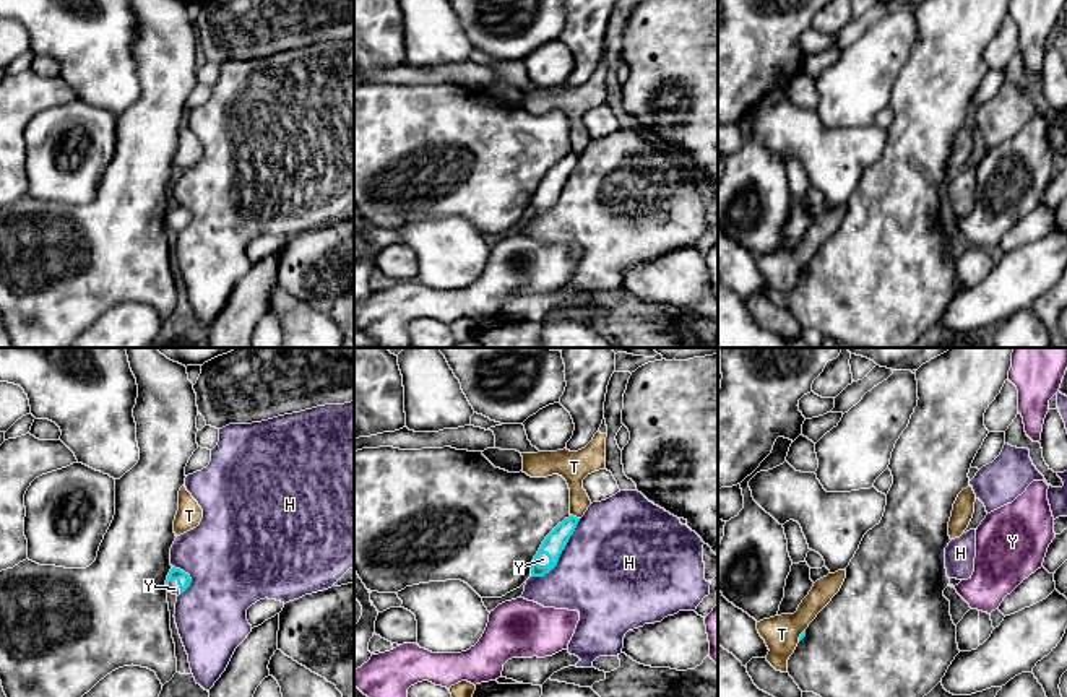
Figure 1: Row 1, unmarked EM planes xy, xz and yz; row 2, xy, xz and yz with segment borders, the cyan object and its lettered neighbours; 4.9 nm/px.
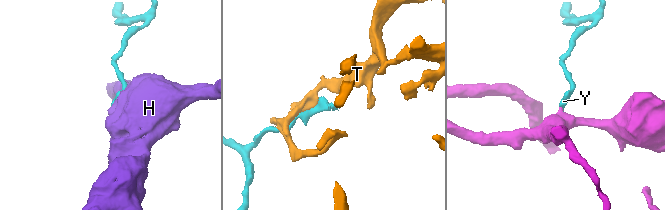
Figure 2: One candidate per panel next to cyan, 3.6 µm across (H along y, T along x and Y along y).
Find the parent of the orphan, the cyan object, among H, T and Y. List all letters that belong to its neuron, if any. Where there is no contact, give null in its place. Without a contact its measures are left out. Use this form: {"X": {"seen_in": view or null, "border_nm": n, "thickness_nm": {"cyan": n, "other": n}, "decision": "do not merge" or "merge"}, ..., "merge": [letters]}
{"H": {"seen_in": "xz", "border_nm": 380, "thickness_nm": {"cyan": 110, "other": 480}, "decision": "do not merge"}, "T": {"seen_in": "xz", "border_nm": 50, "thickness_nm": {"cyan": 110, "other": 160}, "decision": "do not merge"}, "Y": {"seen_in": "xz", "border_nm": 80, "thickness_nm": {"cyan": 110, "other": 50}, "decision": "merge"}, "merge": ["Y"]}

